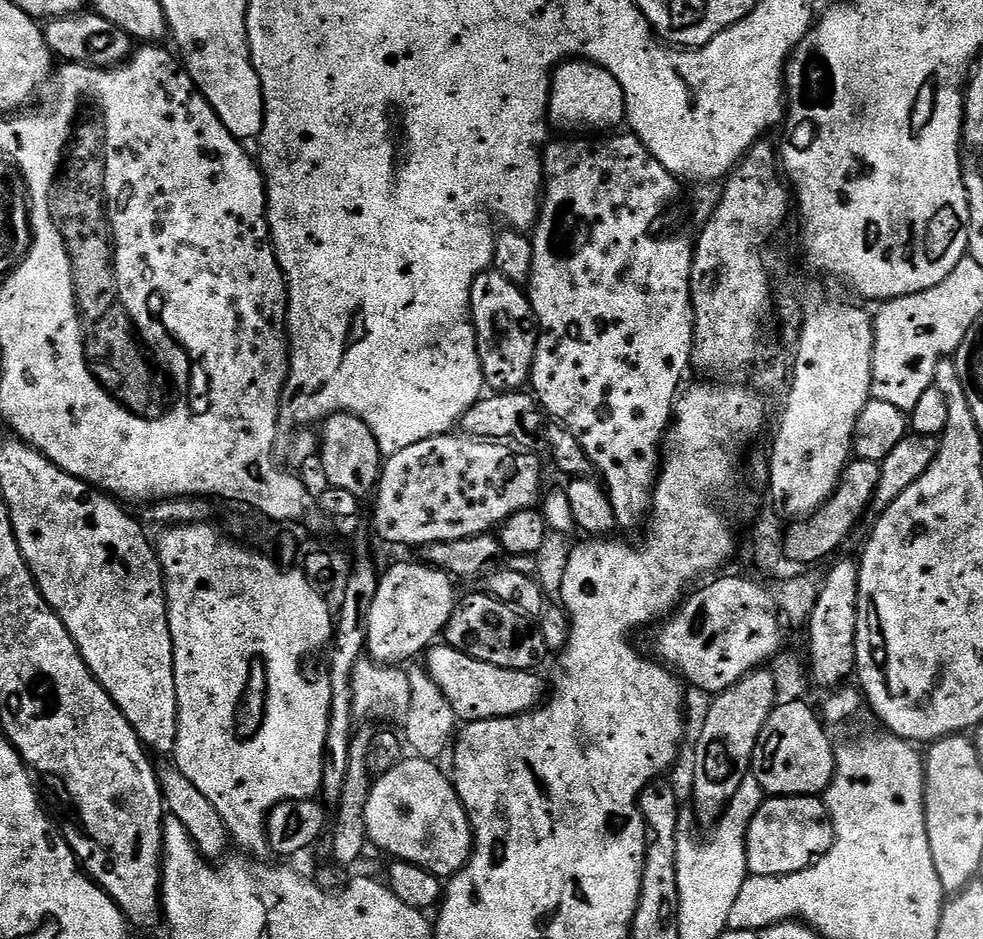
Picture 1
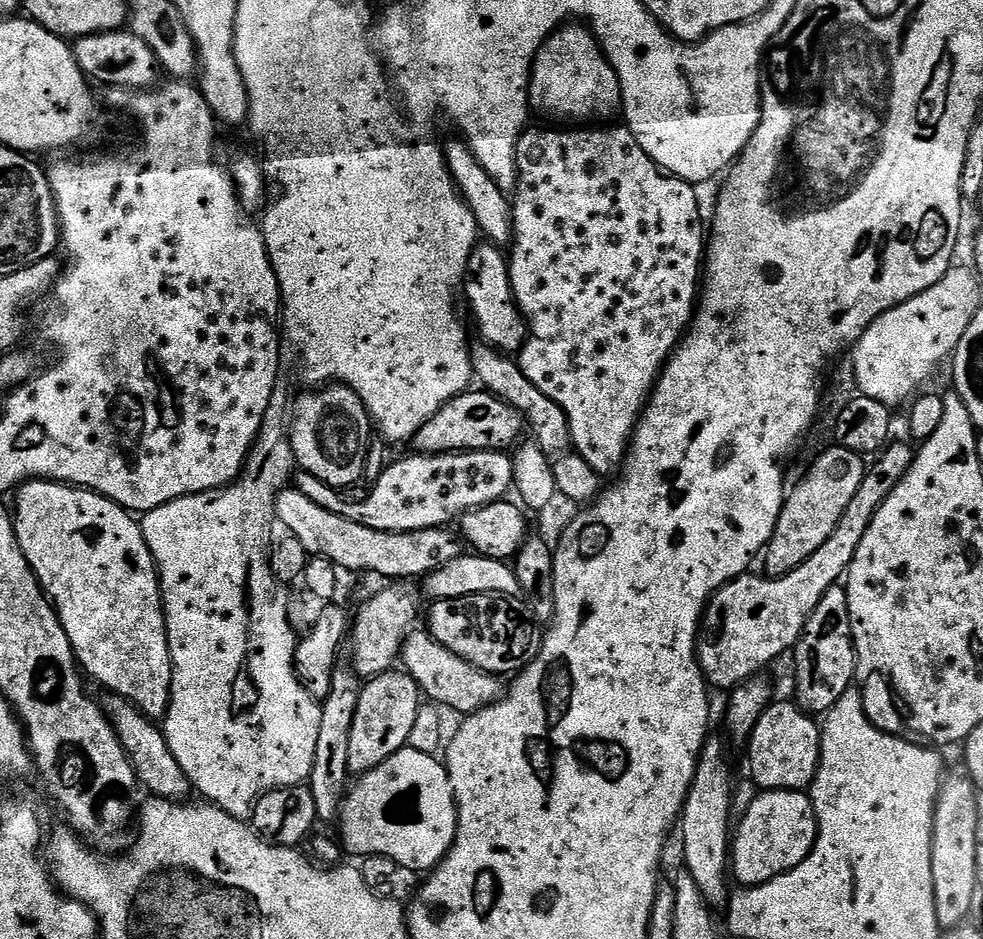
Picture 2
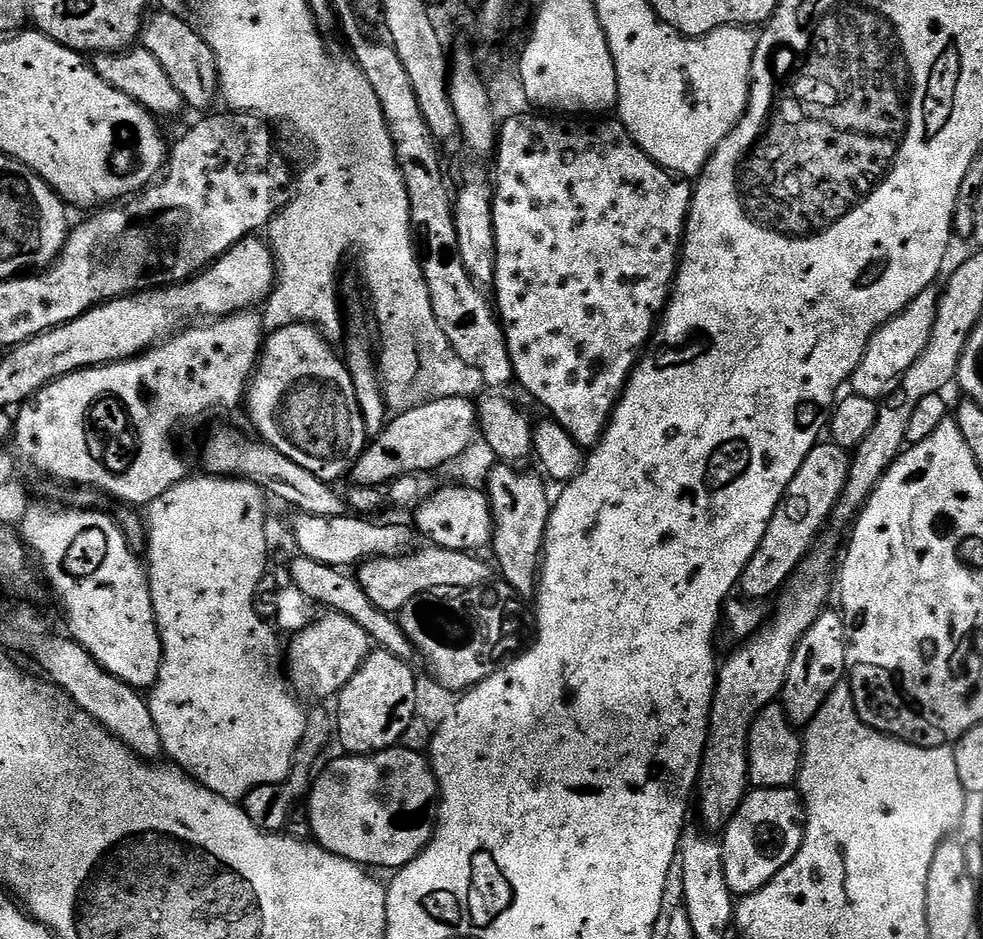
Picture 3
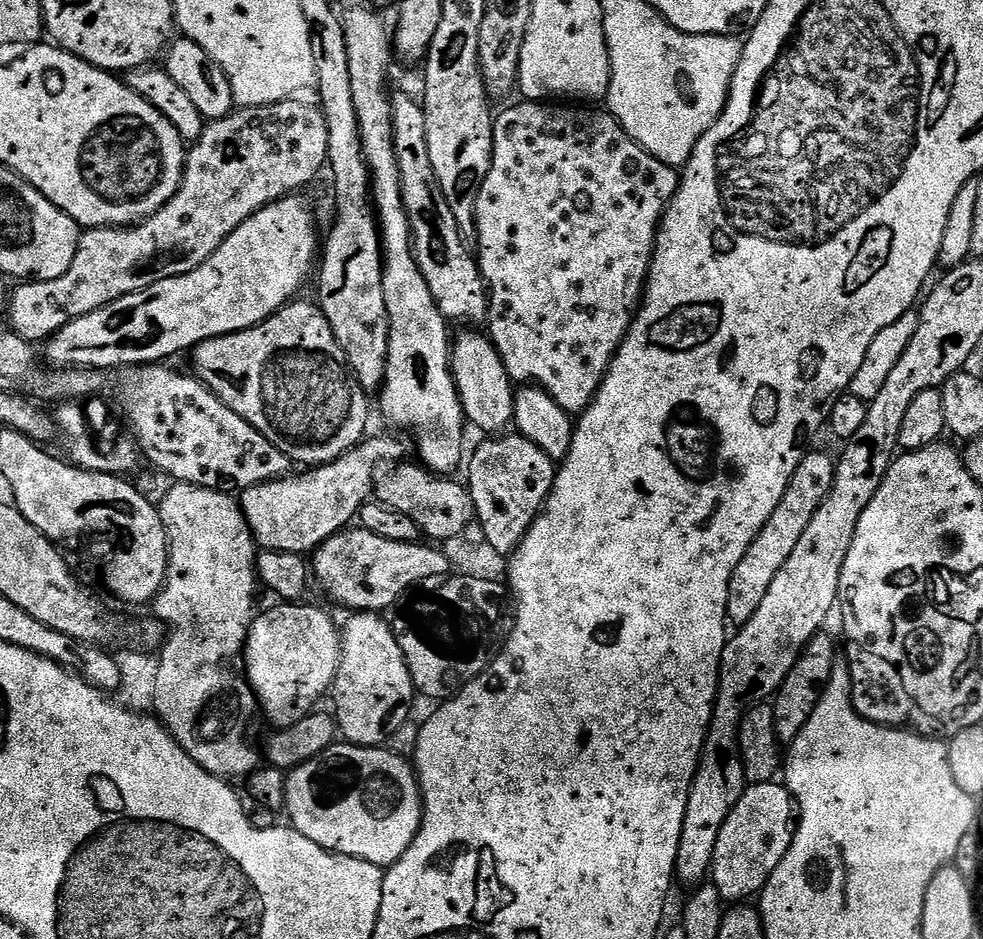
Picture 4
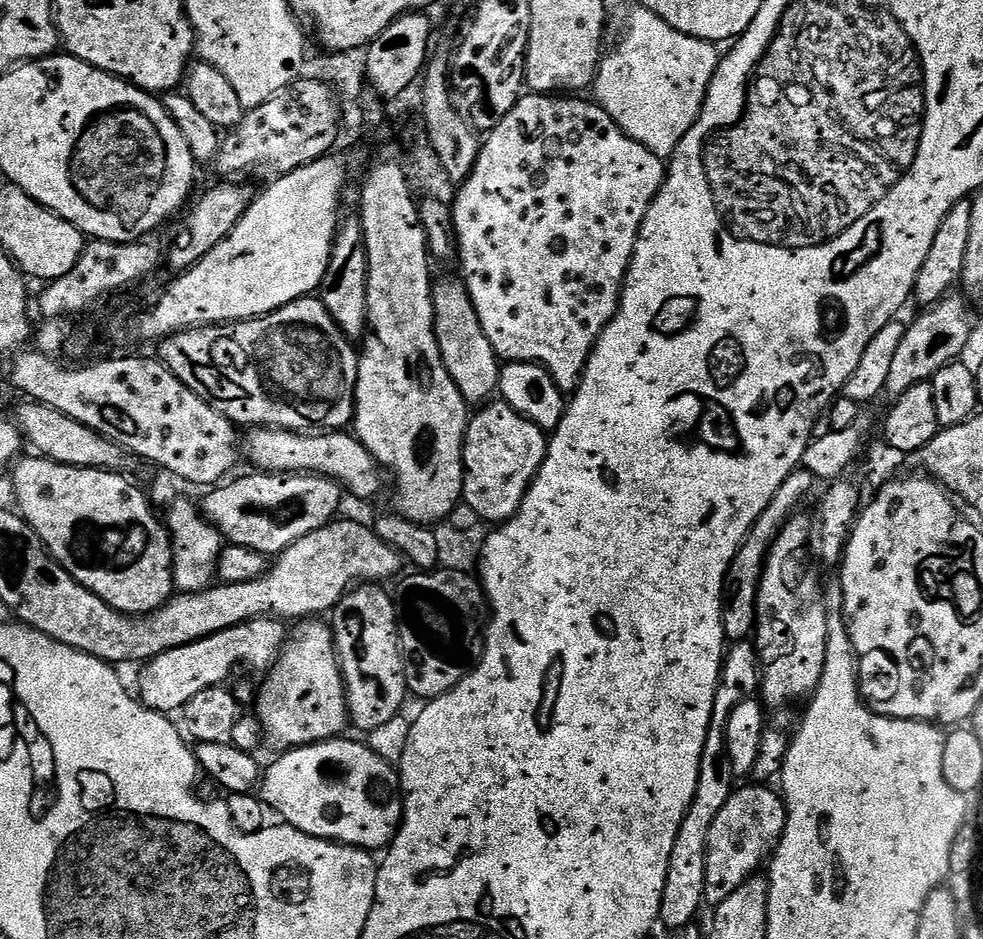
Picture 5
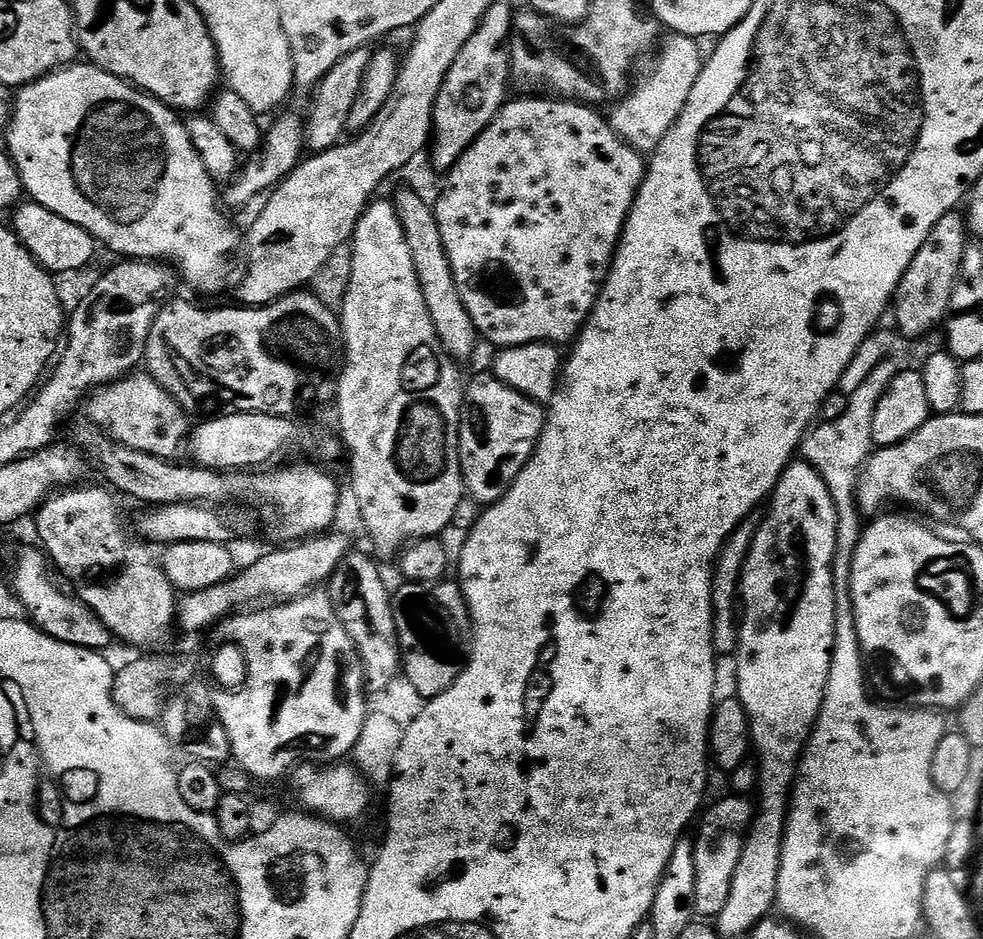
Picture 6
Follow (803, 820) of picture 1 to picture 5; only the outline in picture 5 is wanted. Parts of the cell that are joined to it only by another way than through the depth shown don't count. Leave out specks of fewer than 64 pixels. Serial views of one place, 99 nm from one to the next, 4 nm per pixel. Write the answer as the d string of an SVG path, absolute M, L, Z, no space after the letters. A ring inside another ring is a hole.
M772 786L751 787L737 787L726 806L718 810L718 818L714 818L710 825L706 854L705 905L715 906L726 902L726 898L730 898L730 894L734 894L734 890L738 890L742 882L757 875L765 861L775 853L780 835L784 832L788 812L784 808L783 795Z

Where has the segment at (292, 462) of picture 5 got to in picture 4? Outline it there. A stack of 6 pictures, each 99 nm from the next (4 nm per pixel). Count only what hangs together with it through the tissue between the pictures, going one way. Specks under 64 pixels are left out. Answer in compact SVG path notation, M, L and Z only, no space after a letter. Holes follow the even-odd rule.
M400 462L395 466L385 467L377 475L374 481L375 499L388 508L406 514L406 518L414 518L421 533L429 541L449 542L460 538L467 524L474 518L472 496L468 493L467 487L461 481L459 484L458 481L452 480L456 478L429 472L416 462L408 463Z

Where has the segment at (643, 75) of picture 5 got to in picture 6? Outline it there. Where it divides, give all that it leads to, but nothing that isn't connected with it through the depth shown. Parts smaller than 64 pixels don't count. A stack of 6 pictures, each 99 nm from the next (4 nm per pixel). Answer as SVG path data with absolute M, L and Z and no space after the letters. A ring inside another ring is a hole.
M672 34L667 38L669 40L657 54L652 69L640 81L637 79L630 91L610 108L612 129L641 154L655 152L674 122L678 122L690 98L690 90L694 90L694 82L698 82L698 74L704 69L705 57L700 56L700 48L696 45L699 43L693 37Z

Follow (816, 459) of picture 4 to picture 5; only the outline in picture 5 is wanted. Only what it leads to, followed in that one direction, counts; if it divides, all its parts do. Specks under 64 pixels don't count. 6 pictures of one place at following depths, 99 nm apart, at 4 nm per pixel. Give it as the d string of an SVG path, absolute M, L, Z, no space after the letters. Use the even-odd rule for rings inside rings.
M797 470L782 482L778 494L770 498L770 506L762 510L758 522L746 534L734 562L724 579L724 609L722 610L722 626L724 627L724 639L732 644L745 643L756 630L756 595L760 589L760 579L764 573L764 564L768 560L768 552L772 549L772 542L778 538L778 534L784 529L785 524L792 519L796 508L804 500L804 495L814 485L814 477L807 470Z

